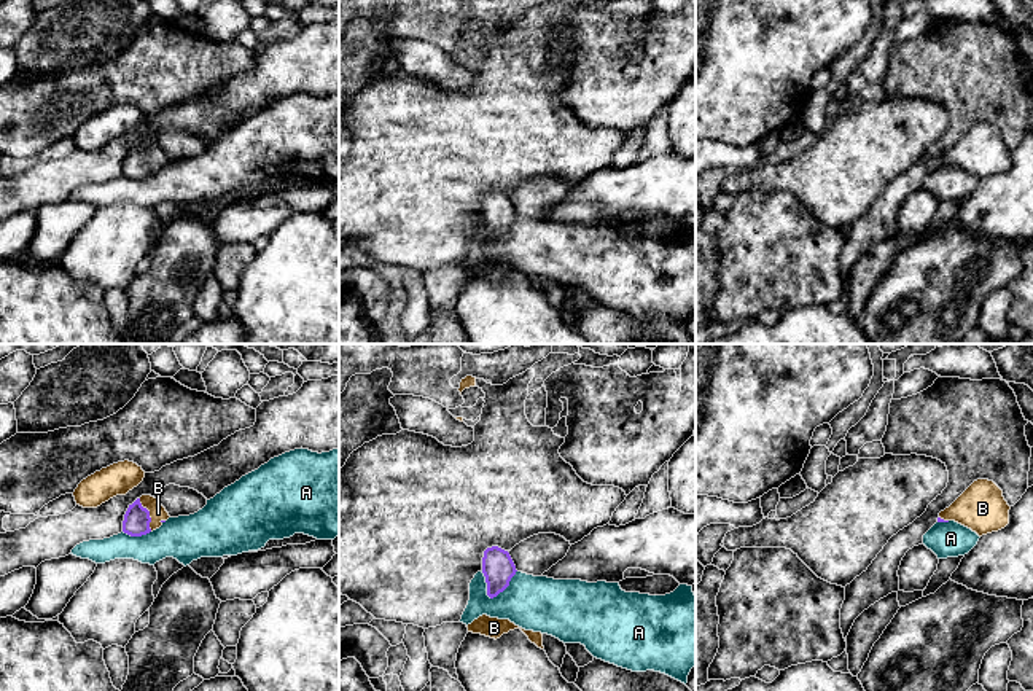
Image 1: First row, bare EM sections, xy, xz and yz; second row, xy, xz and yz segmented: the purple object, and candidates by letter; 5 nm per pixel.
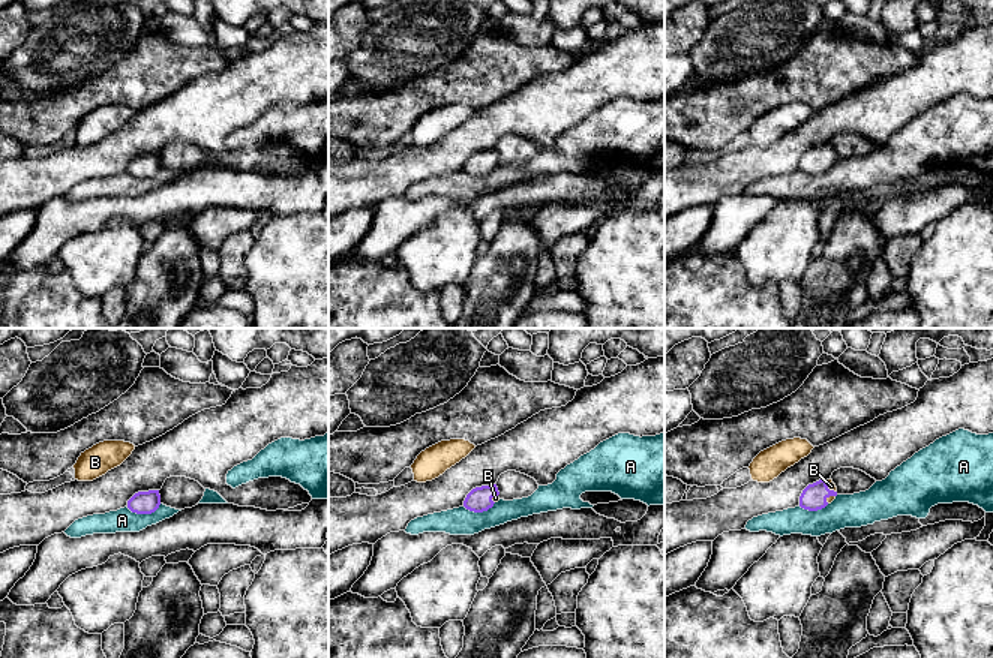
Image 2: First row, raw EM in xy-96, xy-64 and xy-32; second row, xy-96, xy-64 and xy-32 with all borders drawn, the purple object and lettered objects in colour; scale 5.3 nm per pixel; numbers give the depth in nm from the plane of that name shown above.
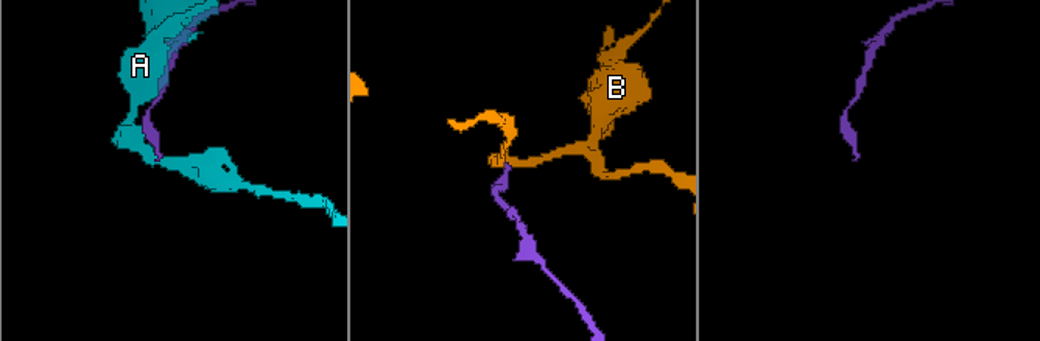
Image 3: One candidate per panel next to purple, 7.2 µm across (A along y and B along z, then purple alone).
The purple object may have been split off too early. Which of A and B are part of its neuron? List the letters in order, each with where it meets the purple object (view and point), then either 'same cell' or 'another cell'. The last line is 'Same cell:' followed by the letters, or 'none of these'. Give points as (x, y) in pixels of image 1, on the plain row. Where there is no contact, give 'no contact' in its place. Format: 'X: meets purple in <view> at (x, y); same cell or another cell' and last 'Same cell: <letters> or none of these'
A: meets purple in xz at (503, 233); another cell
B: meets purple in xy at (148, 158); same cell
Same cell: B

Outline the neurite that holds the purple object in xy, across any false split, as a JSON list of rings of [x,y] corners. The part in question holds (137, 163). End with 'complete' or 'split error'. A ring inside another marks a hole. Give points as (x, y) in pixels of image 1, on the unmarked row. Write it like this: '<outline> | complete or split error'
[[[142,139],[129,148],[123,164],[123,175],[131,180],[142,180],[159,172],[169,161],[158,142]]] | split error

